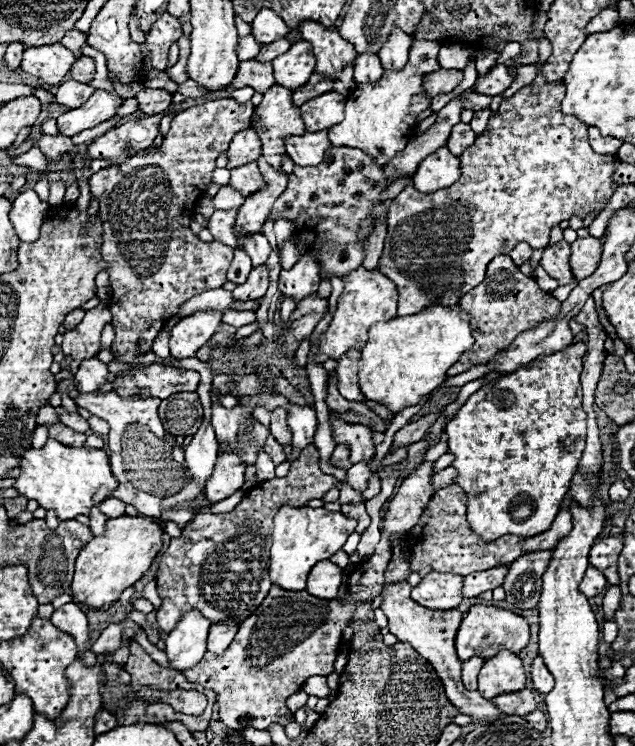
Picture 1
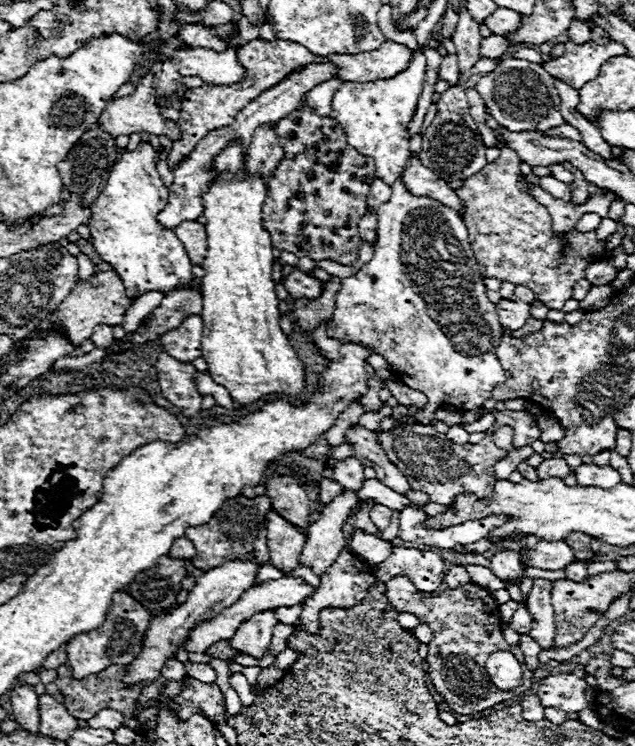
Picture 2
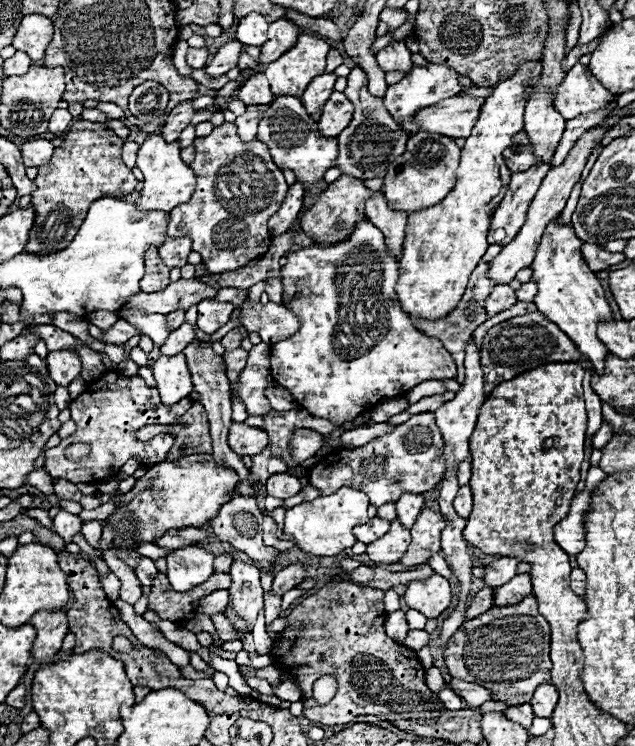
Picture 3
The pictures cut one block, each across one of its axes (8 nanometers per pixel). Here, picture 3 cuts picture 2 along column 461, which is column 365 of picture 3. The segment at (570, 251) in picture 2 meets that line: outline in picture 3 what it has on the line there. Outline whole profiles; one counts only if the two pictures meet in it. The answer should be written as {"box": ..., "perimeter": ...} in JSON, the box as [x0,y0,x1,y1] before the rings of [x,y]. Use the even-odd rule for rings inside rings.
{"box":[300,176,374,244],"perimeter":[[[340,176],[338,180],[334,180],[326,190],[322,190],[316,196],[314,204],[304,212],[304,216],[300,220],[300,226],[318,244],[338,242],[338,240],[346,238],[350,234],[350,230],[354,228],[354,222],[358,222],[358,218],[362,218],[362,214],[364,214],[362,206],[364,206],[364,200],[370,198],[370,194],[374,194],[374,192],[368,190],[362,184],[362,180],[350,178],[350,176]]]}

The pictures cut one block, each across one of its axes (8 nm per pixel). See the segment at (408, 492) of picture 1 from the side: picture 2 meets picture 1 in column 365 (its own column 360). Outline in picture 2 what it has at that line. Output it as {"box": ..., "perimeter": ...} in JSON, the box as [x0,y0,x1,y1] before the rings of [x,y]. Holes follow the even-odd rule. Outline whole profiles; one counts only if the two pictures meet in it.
{"box":[296,550,374,634],"perimeter":[[[342,550],[342,554],[336,558],[336,562],[330,566],[330,570],[326,570],[326,574],[322,574],[320,578],[320,586],[314,594],[314,598],[308,598],[302,606],[302,614],[296,622],[296,630],[304,630],[304,632],[310,632],[310,634],[318,634],[322,624],[320,624],[320,618],[318,614],[324,610],[324,608],[352,608],[356,604],[362,602],[362,598],[366,596],[366,590],[374,584],[374,574],[372,574],[372,568],[368,564],[364,564],[360,558],[352,556],[350,552]]]}

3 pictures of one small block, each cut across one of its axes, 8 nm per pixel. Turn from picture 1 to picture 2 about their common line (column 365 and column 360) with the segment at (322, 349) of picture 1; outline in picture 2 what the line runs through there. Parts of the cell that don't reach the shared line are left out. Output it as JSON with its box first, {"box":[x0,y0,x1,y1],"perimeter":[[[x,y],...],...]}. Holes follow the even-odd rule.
{"box":[328,178,506,426],"perimeter":[[[402,178],[392,186],[390,202],[378,210],[378,244],[374,246],[374,258],[356,274],[342,278],[340,284],[336,308],[328,322],[328,336],[358,342],[380,354],[390,364],[396,378],[428,398],[428,404],[424,404],[418,414],[412,414],[406,406],[394,406],[392,418],[412,416],[416,424],[428,426],[434,420],[434,412],[442,406],[458,412],[474,410],[482,406],[484,400],[492,398],[494,386],[506,378],[506,370],[496,356],[498,342],[504,336],[496,304],[486,296],[484,278],[460,214],[438,200],[410,194]]]}

